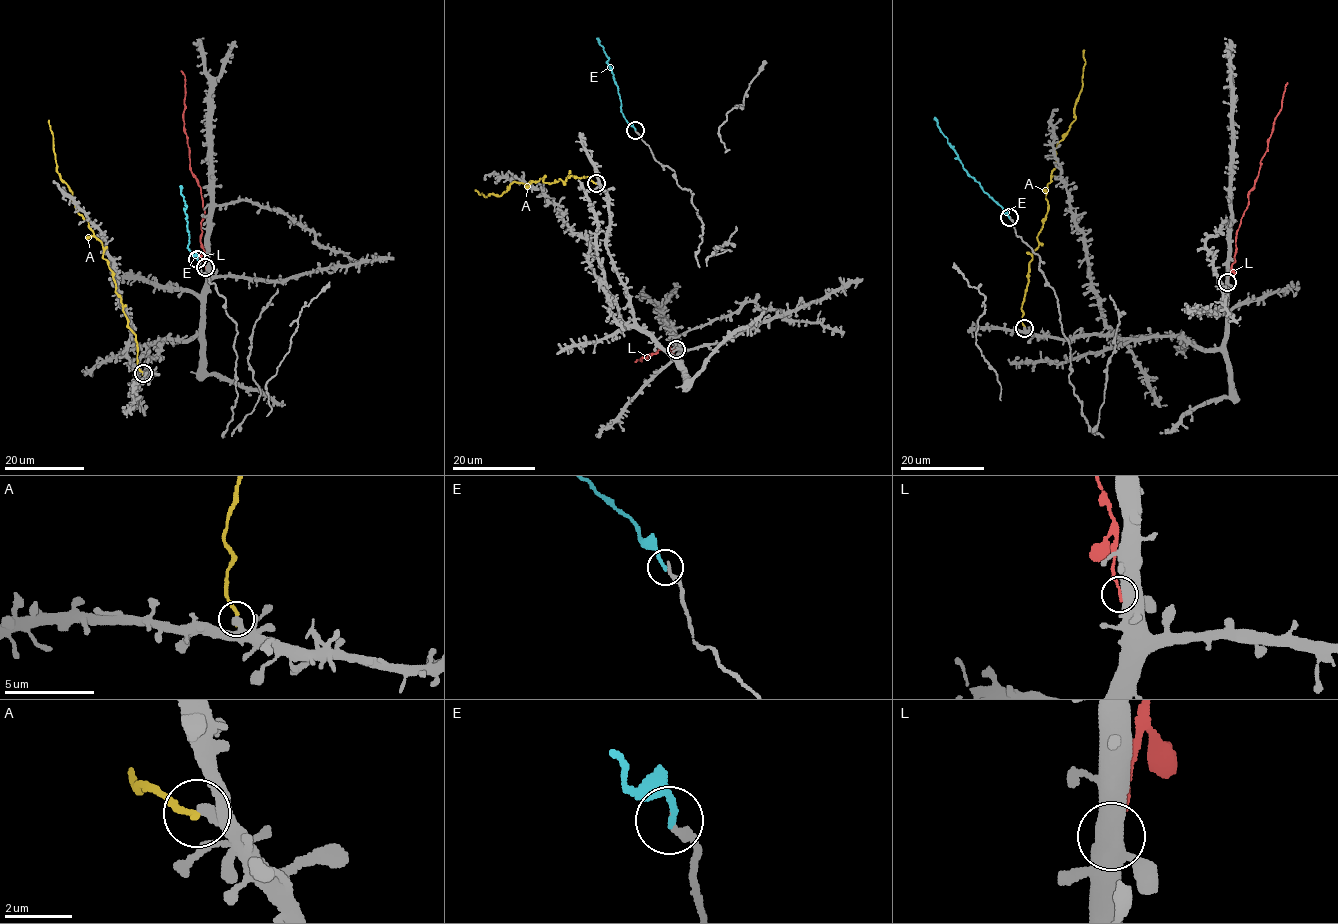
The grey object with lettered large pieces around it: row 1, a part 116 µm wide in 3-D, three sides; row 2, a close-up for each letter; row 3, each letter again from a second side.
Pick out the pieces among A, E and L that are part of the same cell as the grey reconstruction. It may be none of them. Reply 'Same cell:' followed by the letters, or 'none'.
Same cell: E

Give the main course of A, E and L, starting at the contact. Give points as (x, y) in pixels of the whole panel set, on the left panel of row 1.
A: (143, 373), (136, 335), (102, 257), (102, 243), (57, 171), (49, 120)
E: (197, 259), (187, 248), (186, 206), (180, 185)
L: (205, 267), (200, 241), (204, 209), (198, 181), (189, 166), (184, 124), (184, 75), (181, 70)

